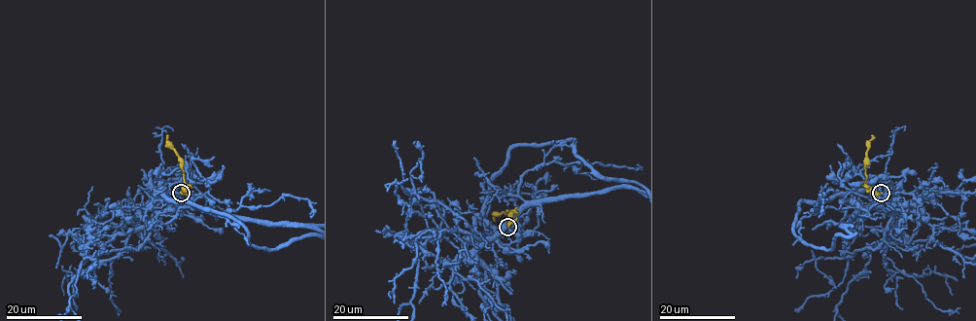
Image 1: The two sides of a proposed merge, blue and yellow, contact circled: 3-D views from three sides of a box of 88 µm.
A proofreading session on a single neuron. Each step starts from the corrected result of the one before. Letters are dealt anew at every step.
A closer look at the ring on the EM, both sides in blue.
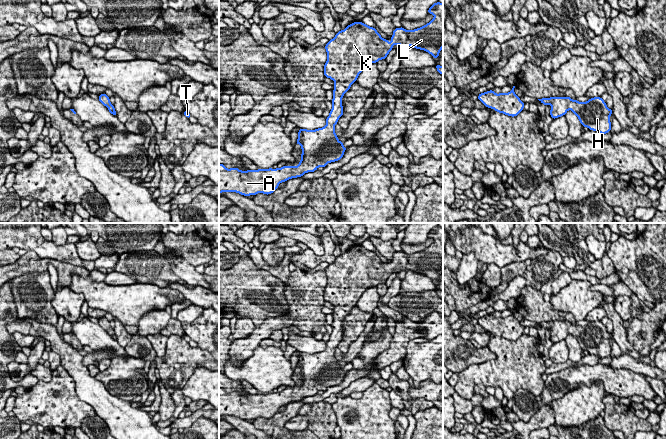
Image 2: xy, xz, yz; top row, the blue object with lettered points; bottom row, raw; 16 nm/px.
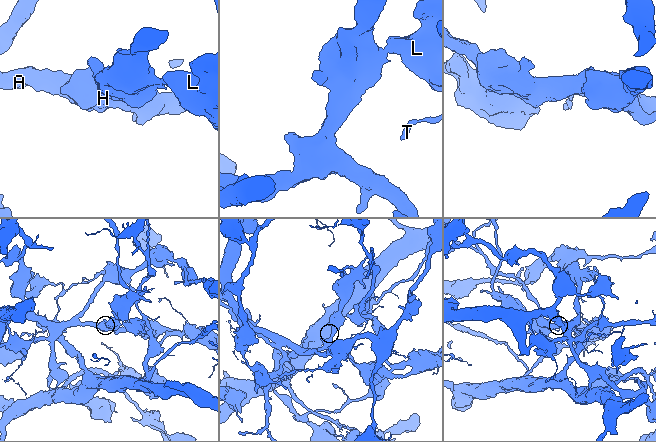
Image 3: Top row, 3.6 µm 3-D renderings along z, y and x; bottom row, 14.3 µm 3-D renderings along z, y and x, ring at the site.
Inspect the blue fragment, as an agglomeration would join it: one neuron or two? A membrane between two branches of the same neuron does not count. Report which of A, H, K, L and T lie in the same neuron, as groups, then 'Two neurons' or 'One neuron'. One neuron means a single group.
Groups: A H K L T. One neuron

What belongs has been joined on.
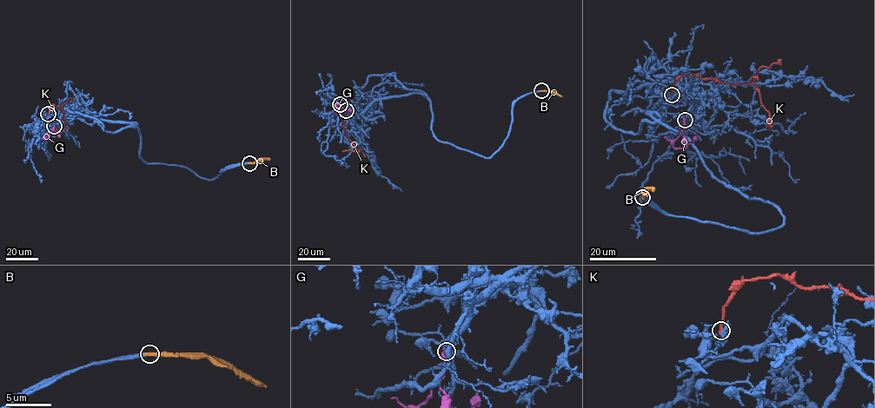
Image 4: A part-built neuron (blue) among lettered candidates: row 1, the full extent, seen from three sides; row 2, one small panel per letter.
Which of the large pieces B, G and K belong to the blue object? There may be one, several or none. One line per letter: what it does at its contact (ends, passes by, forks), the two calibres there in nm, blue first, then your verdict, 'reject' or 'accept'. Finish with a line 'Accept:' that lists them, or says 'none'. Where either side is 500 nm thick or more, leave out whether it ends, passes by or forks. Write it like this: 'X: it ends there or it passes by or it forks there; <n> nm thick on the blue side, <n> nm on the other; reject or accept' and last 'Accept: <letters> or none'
B: 320 nm thick on the blue side, 550 nm on the other; accept
G: 440 nm thick on the blue side, 700 nm on the other; reject
K: it ends there; 320 nm thick on the blue side, 280 nm on the other; reject
Accept: B

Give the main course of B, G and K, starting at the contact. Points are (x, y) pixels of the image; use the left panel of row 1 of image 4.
B: (249, 163), (269, 159)
G: (54, 126), (44, 140), (50, 134)
K: (47, 114), (54, 104), (52, 108), (61, 108), (67, 122), (62, 128), (50, 130)

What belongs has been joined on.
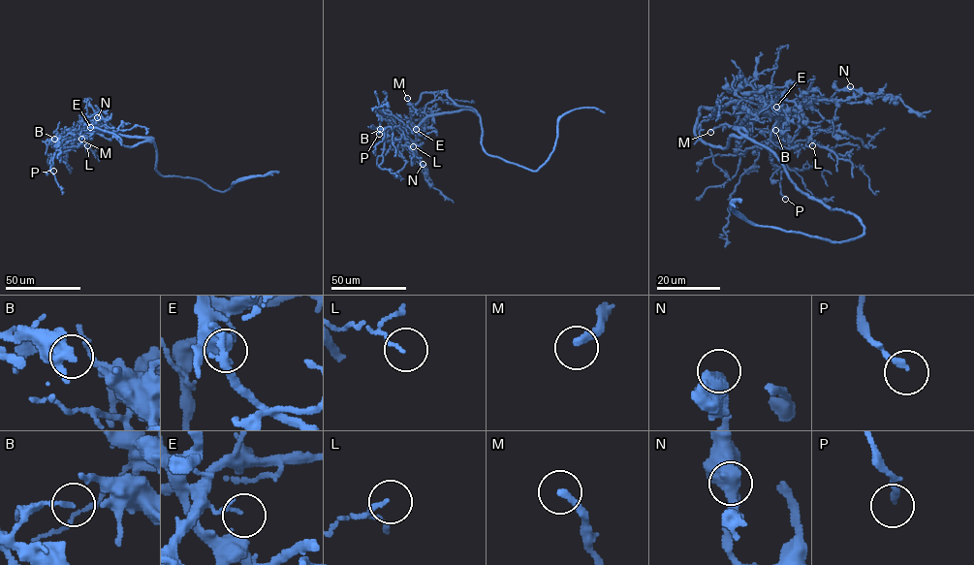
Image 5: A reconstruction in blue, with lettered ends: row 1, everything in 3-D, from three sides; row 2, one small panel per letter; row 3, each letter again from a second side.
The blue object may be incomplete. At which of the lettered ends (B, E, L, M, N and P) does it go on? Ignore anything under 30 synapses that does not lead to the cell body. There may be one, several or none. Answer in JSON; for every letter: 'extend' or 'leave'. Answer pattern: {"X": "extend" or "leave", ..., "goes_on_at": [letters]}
{"B": "leave", "E": "leave", "L": "leave", "M": "extend", "N": "leave", "P": "leave", "goes_on_at": ["M"]}

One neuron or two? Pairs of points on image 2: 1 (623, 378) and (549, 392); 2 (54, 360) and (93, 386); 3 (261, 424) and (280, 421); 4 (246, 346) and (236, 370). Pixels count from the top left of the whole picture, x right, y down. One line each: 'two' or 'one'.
1: one
2: two
3: one
4: two

